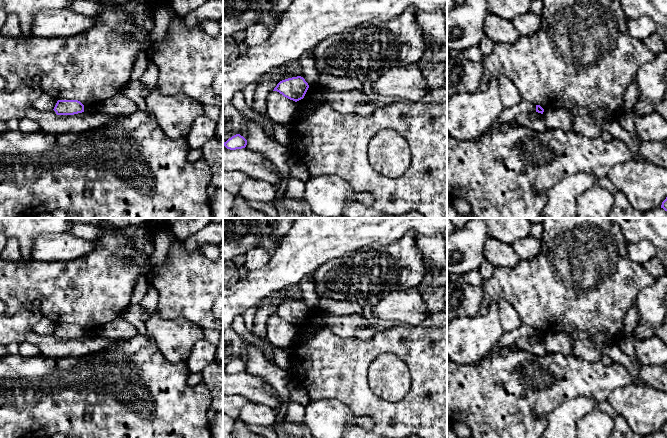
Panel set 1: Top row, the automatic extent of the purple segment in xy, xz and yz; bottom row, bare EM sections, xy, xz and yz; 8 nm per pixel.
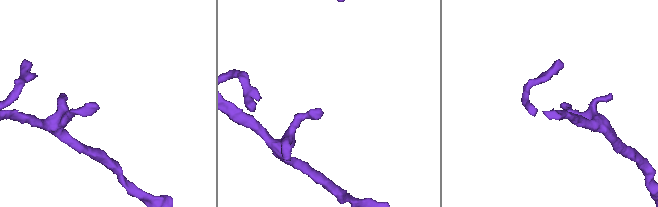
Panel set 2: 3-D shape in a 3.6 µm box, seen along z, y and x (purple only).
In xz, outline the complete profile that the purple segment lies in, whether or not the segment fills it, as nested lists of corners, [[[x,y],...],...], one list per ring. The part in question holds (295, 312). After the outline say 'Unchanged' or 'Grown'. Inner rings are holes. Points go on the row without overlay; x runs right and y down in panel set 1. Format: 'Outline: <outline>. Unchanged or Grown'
Outline: [[[301,300],[280,305],[273,315],[277,315],[284,321],[295,326],[304,322],[309,312],[308,307]]]. Unchanged

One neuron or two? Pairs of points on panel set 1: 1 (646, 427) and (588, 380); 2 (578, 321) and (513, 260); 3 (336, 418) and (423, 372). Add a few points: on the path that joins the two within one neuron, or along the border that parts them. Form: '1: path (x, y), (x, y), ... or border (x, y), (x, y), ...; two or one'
1: border (629, 384), (616, 388), (606, 399); two
2: border (521, 260), (512, 267), (494, 267); two
3: border (329, 399), (341, 401), (356, 417); two

